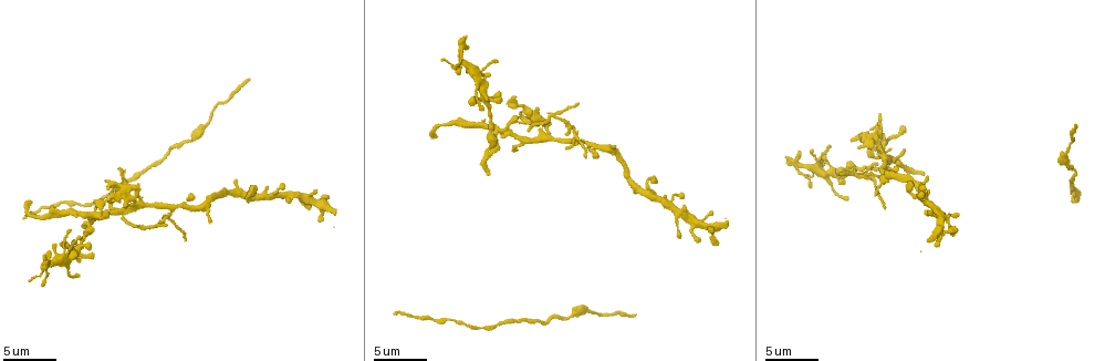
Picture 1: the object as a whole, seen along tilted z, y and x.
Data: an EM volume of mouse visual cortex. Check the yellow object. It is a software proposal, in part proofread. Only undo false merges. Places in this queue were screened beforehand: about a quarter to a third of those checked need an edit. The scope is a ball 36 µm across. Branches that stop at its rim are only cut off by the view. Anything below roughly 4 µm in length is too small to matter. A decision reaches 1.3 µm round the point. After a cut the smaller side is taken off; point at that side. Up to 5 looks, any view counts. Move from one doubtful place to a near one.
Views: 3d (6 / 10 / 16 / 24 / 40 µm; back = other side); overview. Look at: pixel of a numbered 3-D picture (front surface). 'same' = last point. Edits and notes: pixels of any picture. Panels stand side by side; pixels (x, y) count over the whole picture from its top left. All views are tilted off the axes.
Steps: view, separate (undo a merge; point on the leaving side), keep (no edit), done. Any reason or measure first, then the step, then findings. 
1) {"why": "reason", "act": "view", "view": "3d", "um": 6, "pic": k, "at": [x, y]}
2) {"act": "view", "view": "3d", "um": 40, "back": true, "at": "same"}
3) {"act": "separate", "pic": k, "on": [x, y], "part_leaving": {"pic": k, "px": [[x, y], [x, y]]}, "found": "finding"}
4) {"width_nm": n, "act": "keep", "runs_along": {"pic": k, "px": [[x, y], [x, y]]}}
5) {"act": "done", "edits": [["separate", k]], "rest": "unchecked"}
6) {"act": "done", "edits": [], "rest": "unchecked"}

{"why": "four or more arms meet", "act": "view", "view": "3d", "um": 10, "pic": 1, "at": [91, 219]}

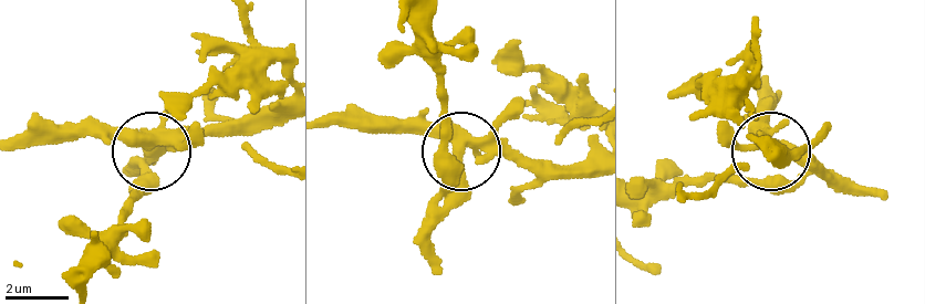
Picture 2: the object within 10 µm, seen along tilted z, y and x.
{"why": "zoom in", "act": "view", "view": "3d", "um": 6, "pic": 2, "at": [146, 144]}

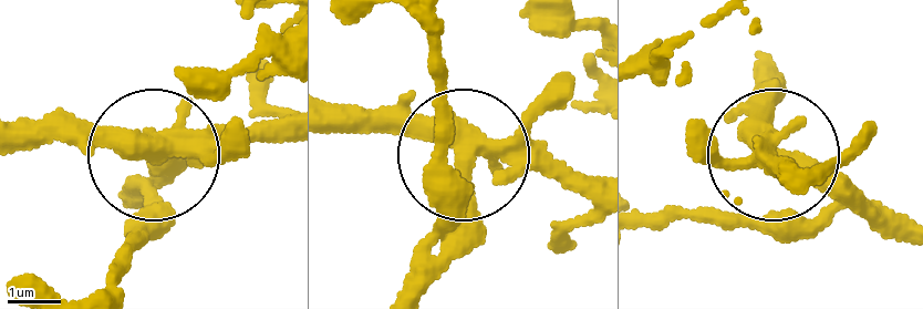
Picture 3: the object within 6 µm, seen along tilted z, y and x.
{"arms": 5, "act": "separate", "pic": 3, "on": [142, 234], "part_leaving": {"pic": 3, "px": [[156, 160], [159, 196], [107, 284]]}, "found": "two cells meet here"}

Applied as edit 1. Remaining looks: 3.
{"why": "see it whole again", "act": "view", "view": "overview"}

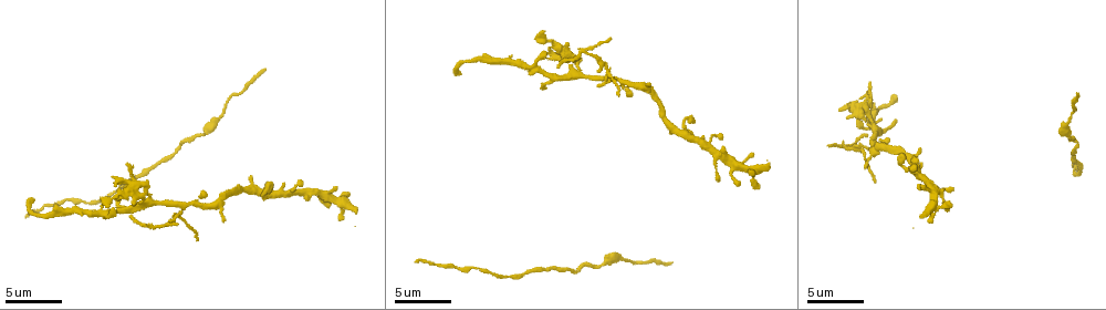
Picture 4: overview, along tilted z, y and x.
{"why": "three-way junction", "act": "view", "view": "3d", "um": 10, "pic": 4, "at": [607, 81]}

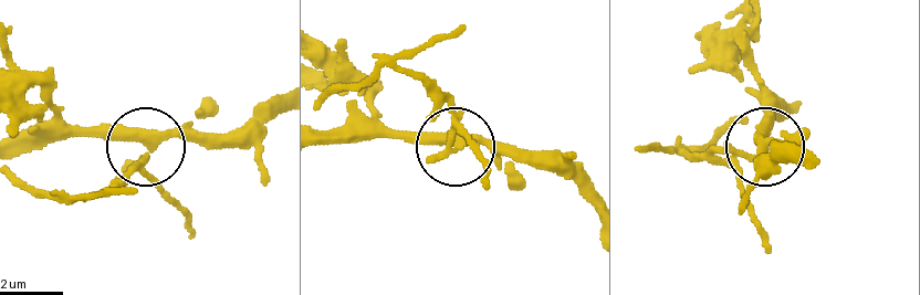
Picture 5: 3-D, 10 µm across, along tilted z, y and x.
{"arms": 3, "act": "separate", "pic": 5, "on": [125, 180], "part_leaving": {"pic": 5, "px": [[447, 146], [455, 118], [447, 103], [389, 67], [320, 101]]}, "found": "two cells meet here"}

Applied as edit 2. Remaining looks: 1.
{"act": "view", "view": "3d", "um": 10, "pic": 4, "at": [214, 117]}

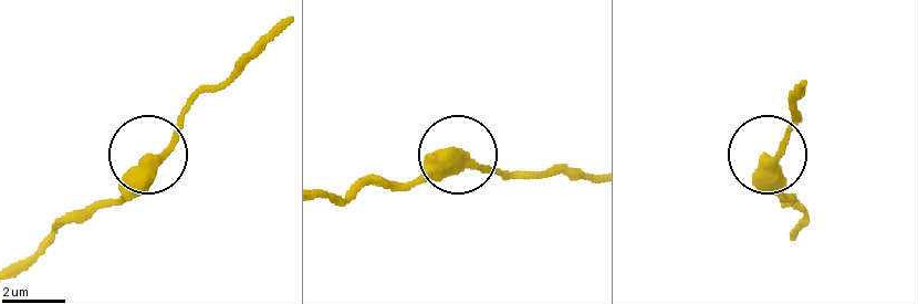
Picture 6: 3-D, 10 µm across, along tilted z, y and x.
{"side_arm_um": 7, "act": "keep", "found": "continuous, no second cell"}

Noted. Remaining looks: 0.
{"act": "done", "edits": [["separate", 3], ["separate", 5]], "rest": "unchecked"}

